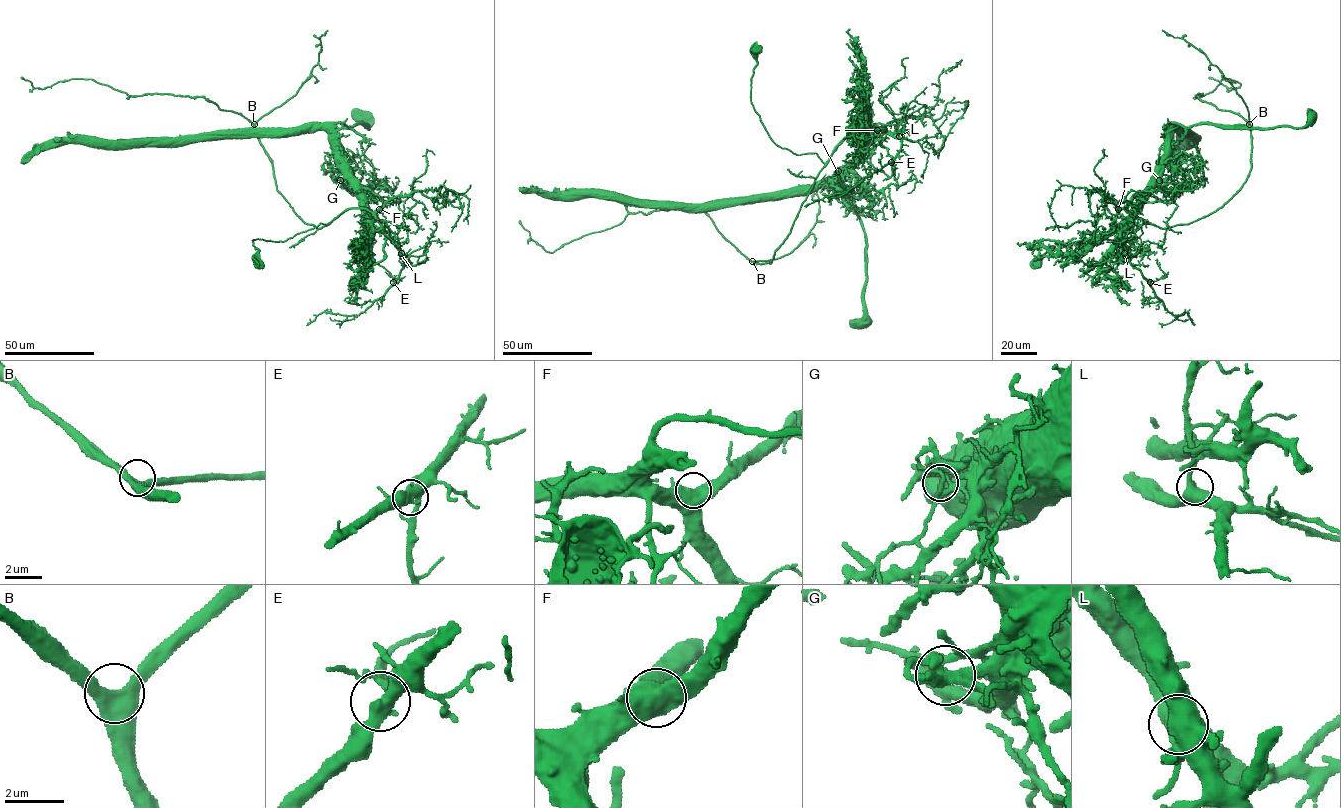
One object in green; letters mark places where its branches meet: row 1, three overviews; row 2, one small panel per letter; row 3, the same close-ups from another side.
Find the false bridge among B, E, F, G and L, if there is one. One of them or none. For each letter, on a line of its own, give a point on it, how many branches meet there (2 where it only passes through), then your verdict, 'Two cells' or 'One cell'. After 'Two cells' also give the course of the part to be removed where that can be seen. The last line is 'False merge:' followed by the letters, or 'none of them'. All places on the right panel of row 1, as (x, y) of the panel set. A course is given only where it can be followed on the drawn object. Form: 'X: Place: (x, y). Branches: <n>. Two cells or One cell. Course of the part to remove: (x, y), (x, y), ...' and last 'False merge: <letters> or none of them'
B: Place: (1249, 124). Branches: 3. One cell
E: Place: (1150, 282). Branches: 3. One cell
F: Place: (1118, 209). Branches: 3. One cell
G: Place: (1159, 180). Branches: 3. Two cells. Course of the part to remove: (1160, 179), (1118, 211), (1190, 224), (1246, 180), (1250, 125), (1195, 96), (1222, 79), (1240, 84), (1208, 78)
L: Place: (1124, 253). Branches: 3. One cell
False merge: G

